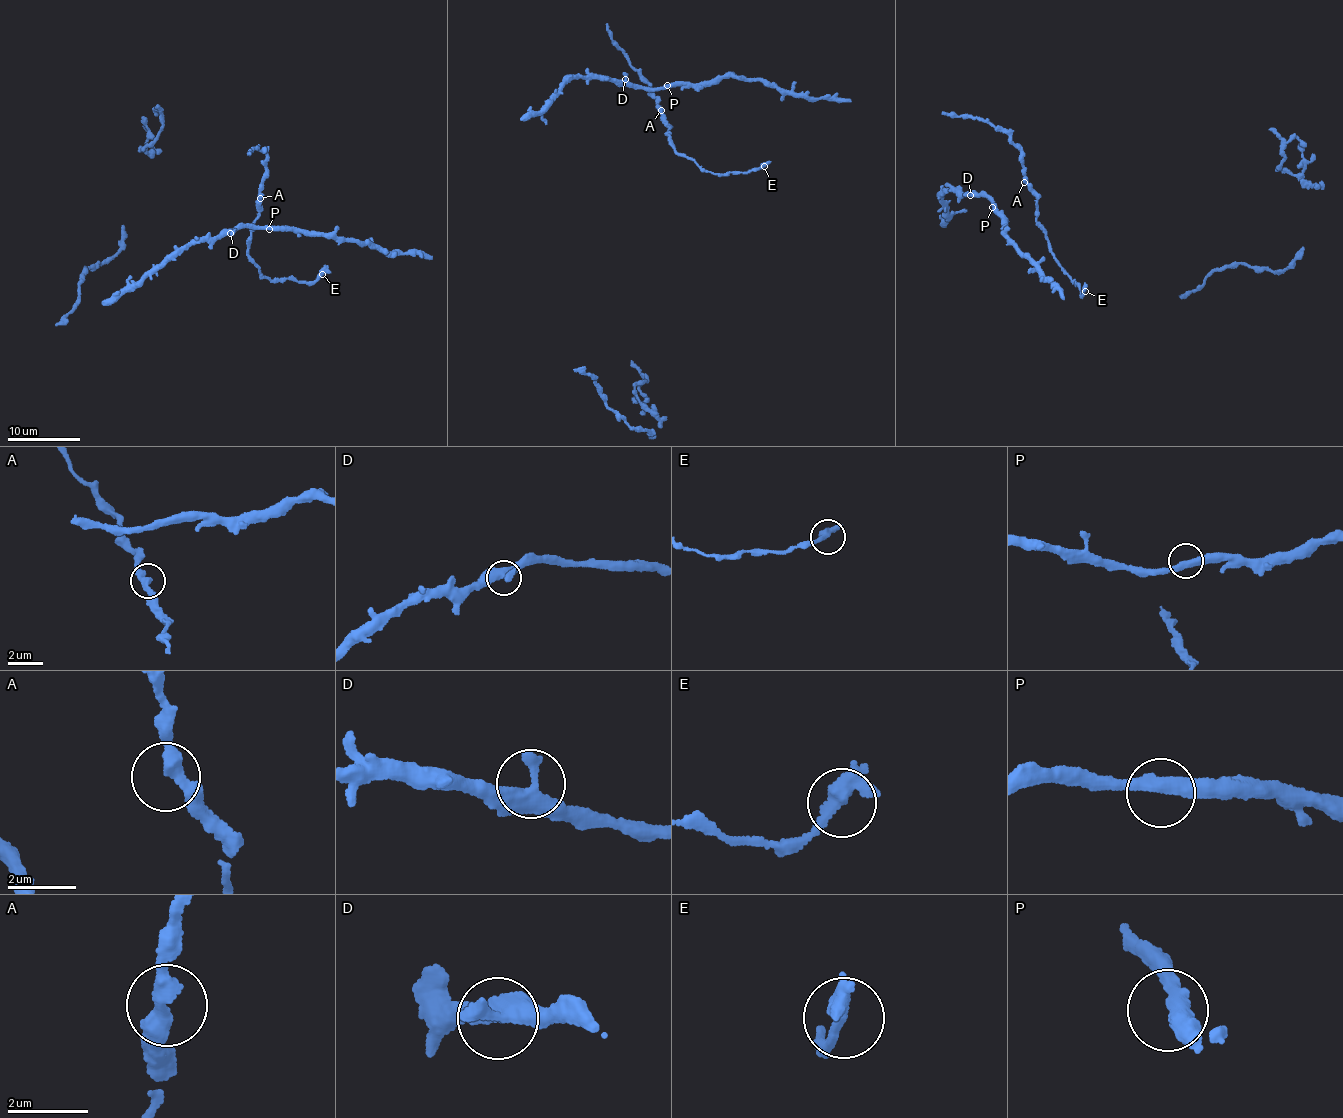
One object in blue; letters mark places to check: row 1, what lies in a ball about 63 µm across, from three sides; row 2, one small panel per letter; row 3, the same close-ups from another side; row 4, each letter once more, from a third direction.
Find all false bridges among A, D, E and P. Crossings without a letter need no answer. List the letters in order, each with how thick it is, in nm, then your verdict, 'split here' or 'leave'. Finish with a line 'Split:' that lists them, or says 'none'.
A: calibre 320 nm; leave
D: calibre 460 nm; leave
E: calibre 280 nm; leave
P: calibre 400 nm; leave
Split: none

